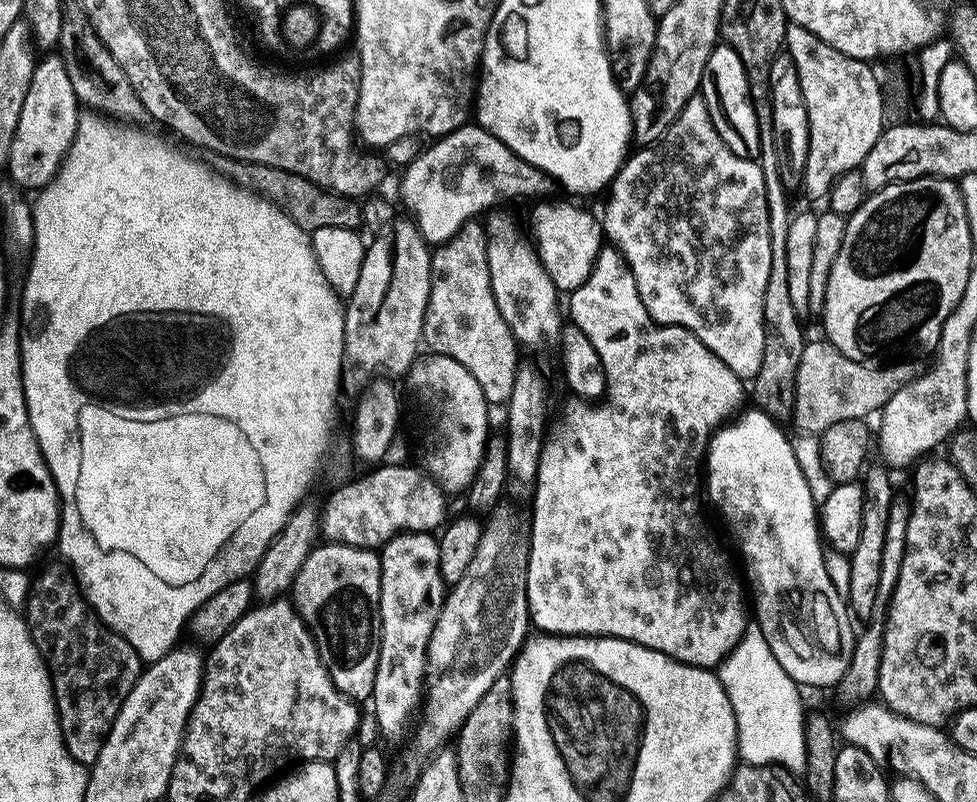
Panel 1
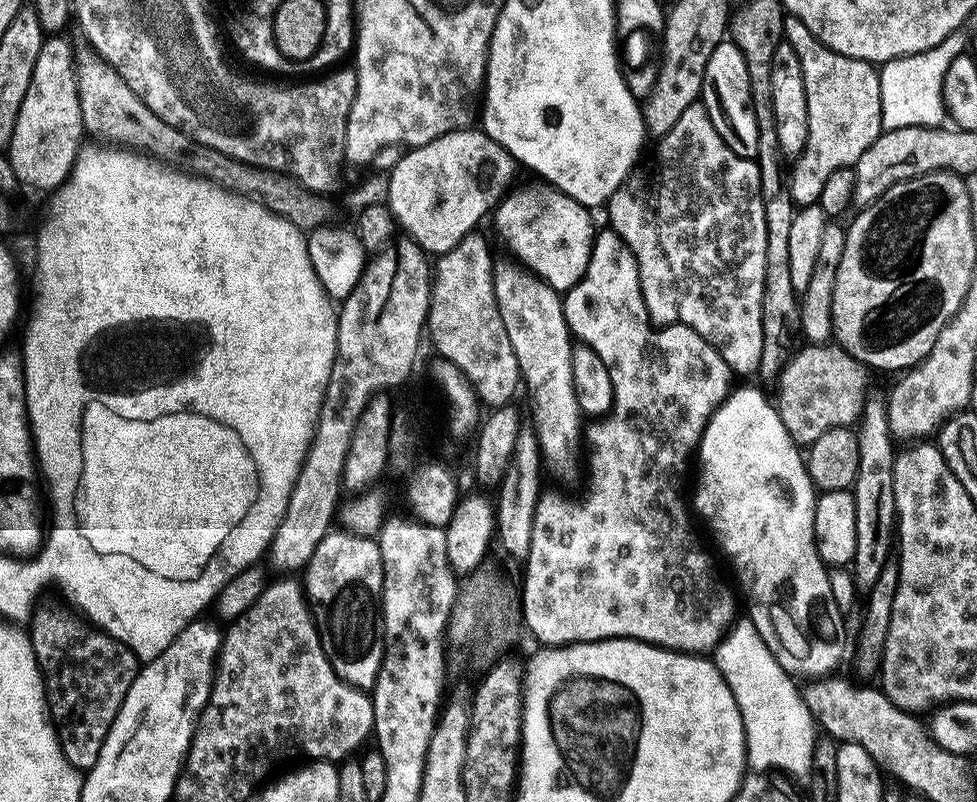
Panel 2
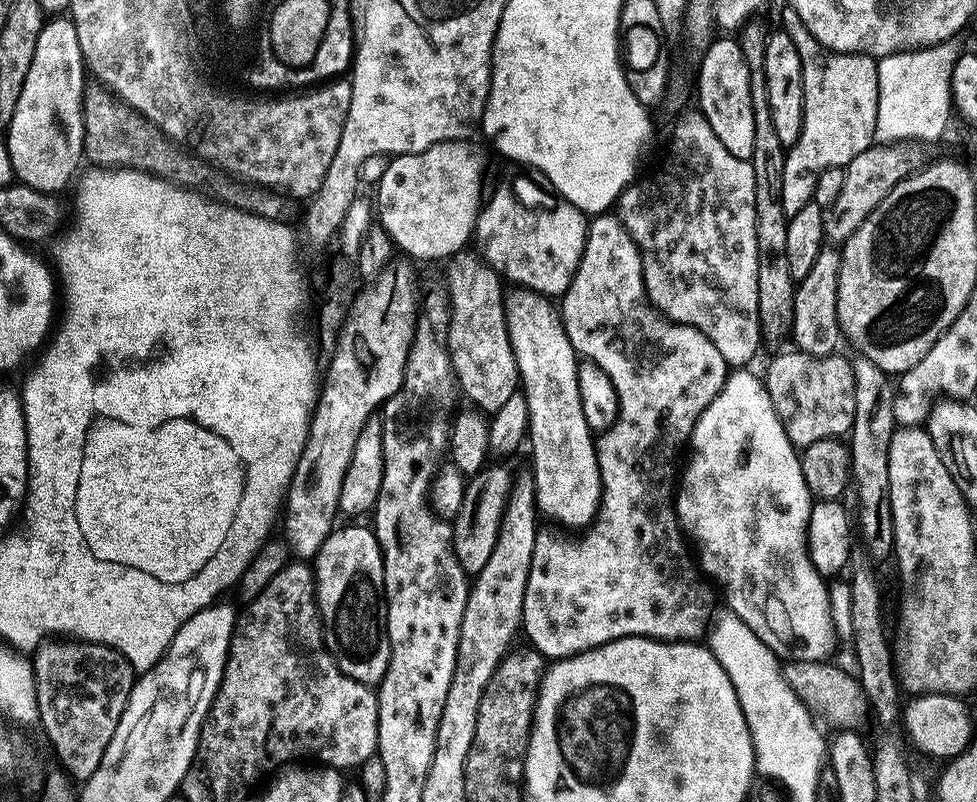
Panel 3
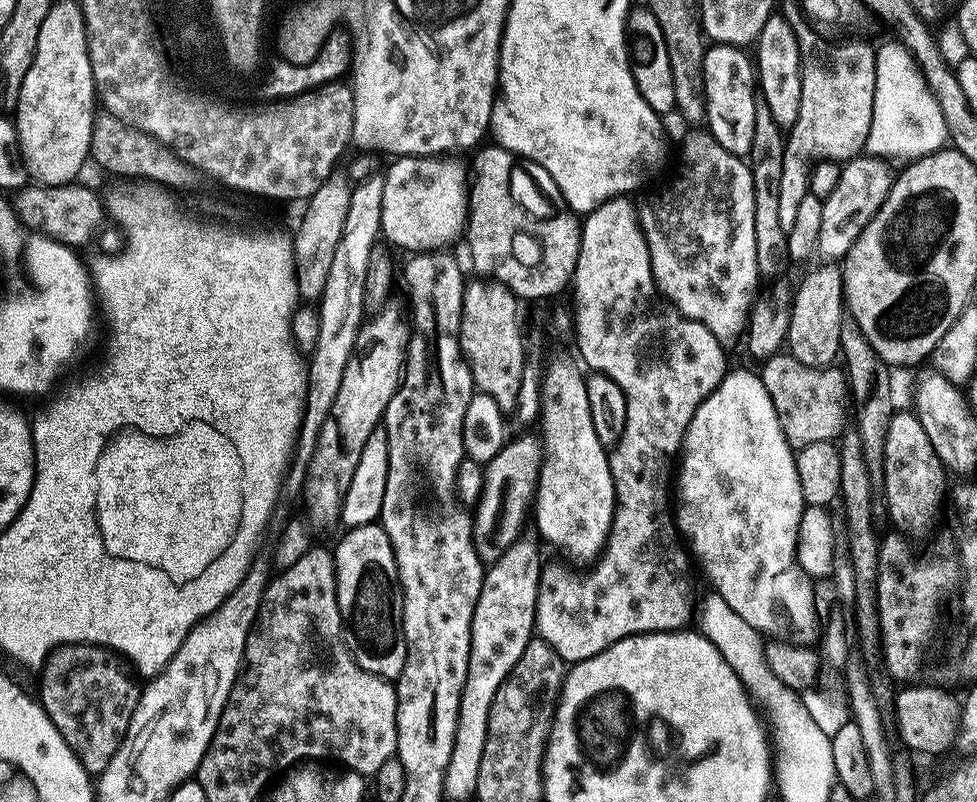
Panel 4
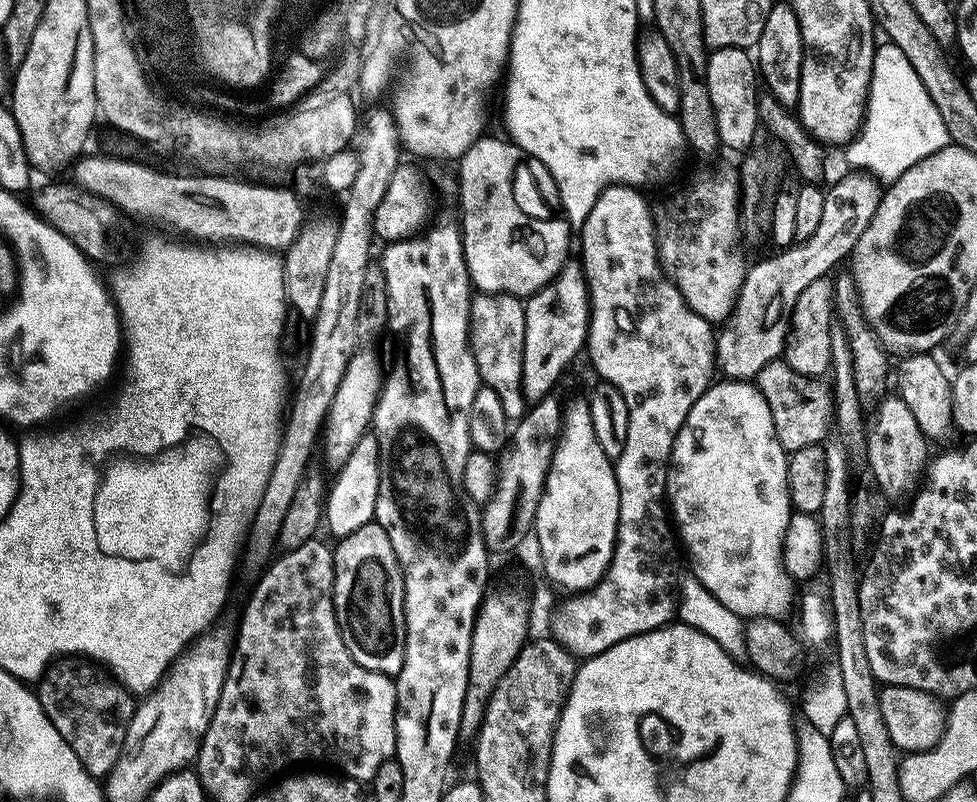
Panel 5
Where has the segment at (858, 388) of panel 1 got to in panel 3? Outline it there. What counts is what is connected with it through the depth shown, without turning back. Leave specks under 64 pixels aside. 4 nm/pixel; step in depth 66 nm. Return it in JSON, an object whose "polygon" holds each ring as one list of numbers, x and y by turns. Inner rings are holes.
{"polygon":[[799,350,784,352,768,364,768,397,797,450,819,440,844,438,851,433,856,414,856,388,852,360,833,354,810,357]]}

